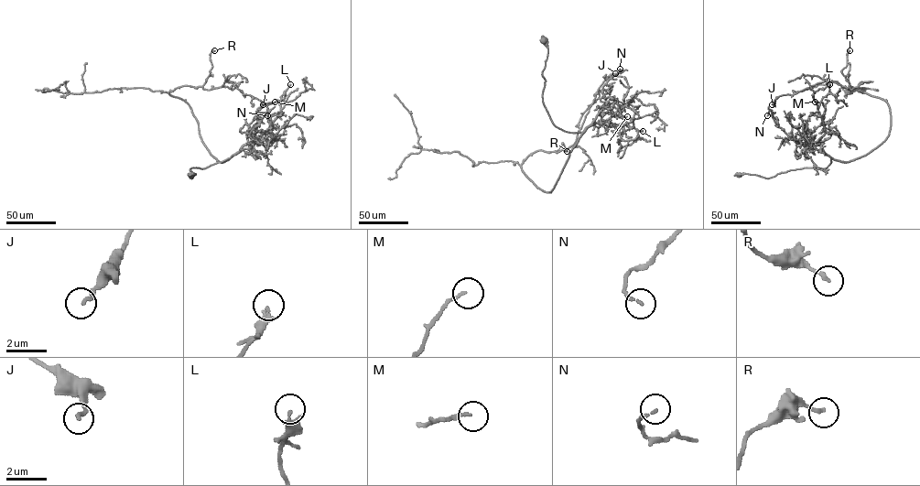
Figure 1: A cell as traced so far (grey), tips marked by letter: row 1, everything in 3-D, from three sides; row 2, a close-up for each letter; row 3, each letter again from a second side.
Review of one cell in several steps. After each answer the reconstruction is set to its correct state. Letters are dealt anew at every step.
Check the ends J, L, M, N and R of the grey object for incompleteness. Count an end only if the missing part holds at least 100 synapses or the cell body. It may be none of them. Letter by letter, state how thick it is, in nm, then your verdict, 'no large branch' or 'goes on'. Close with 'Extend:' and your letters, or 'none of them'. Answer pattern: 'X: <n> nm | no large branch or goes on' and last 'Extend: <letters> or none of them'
J: 200 nm | no large branch
L: 340 nm | no large branch
M: 140 nm | no large branch
N: 140 nm | no large branch
R: 180 nm | no large branch
Extend: none of them

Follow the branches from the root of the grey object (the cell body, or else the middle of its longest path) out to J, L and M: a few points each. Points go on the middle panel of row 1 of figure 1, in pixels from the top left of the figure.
J: (543, 40), (544, 106), (556, 126), (582, 133), (546, 192), (521, 164), (573, 145), (615, 73)
L: (543, 40), (543, 102), (555, 125), (582, 132), (594, 123), (619, 127), (633, 120), (643, 131)
M: (543, 40), (543, 102), (555, 125), (582, 132), (606, 102), (599, 112), (604, 124), (620, 124), (627, 116)

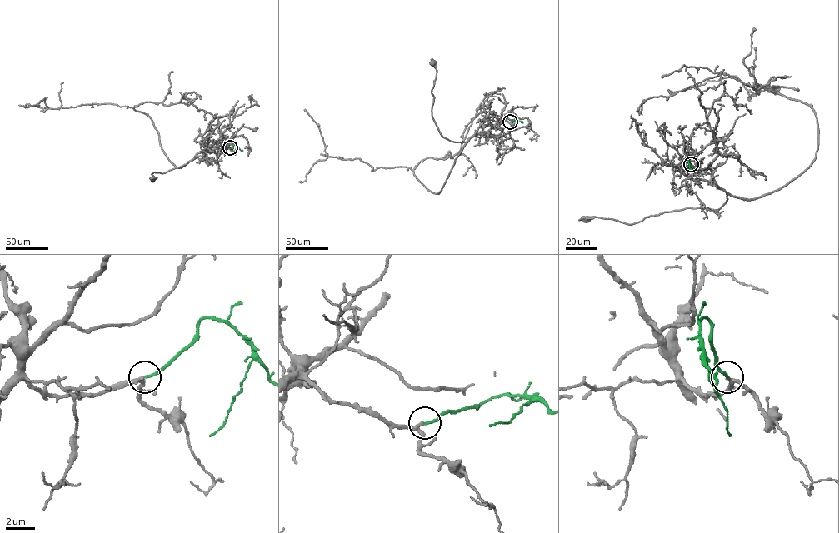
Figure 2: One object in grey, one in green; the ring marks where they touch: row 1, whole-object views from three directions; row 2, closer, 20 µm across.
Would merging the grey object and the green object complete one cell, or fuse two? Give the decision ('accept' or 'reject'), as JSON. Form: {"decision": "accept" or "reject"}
{"decision": "accept"}

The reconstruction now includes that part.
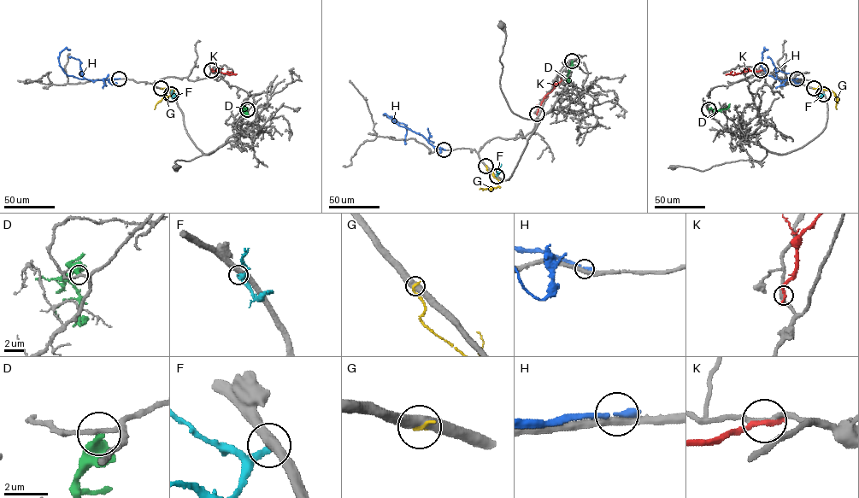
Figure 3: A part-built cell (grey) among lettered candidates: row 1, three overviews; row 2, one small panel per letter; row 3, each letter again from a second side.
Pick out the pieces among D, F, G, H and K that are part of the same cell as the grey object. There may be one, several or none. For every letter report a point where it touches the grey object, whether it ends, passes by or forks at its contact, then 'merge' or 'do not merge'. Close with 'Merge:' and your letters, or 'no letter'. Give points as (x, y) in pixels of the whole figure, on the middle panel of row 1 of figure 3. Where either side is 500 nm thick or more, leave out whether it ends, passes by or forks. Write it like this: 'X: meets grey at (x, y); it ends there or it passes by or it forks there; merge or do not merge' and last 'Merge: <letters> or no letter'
D: meets grey at (572, 61); it ends there; do not merge
F: meets grey at (497, 176); it ends there; do not merge
G: meets grey at (485, 166); do not merge
H: meets grey at (444, 149); it ends there; do not merge
K: meets grey at (537, 114); it ends there; do not merge
Merge: no letter

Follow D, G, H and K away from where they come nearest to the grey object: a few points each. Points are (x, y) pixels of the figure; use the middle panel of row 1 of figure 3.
D: (572, 61), (567, 80), (570, 81)
G: (485, 166), (499, 181), (498, 186), (479, 189)
H: (444, 149), (432, 146), (422, 135), (400, 125), (384, 114), (396, 120)
K: (537, 114), (544, 96), (558, 83), (552, 84)

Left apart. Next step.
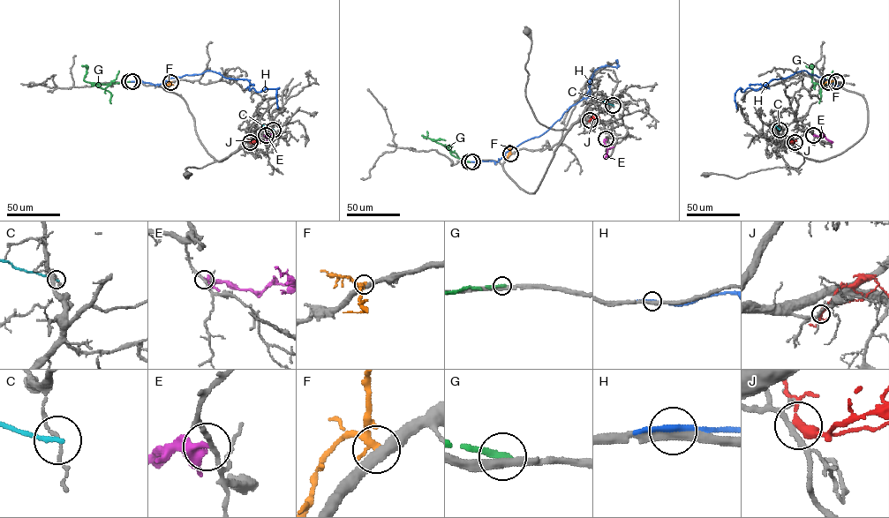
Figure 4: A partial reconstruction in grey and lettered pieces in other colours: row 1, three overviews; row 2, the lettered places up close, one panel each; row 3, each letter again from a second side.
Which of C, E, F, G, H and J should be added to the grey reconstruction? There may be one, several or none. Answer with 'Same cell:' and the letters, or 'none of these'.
Same cell: none of these

